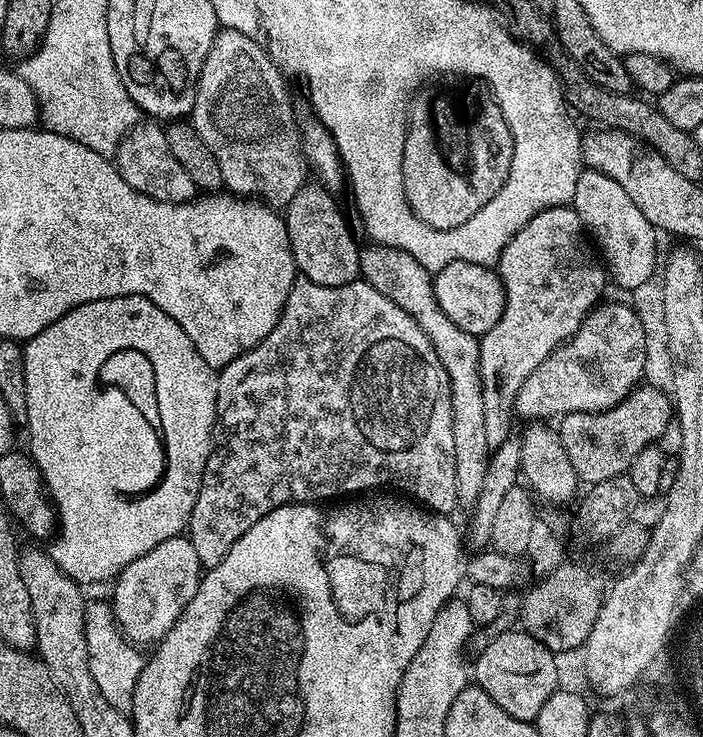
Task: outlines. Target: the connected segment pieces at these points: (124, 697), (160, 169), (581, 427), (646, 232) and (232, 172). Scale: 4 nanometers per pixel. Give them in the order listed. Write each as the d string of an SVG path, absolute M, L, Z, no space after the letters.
M87 601L83 614L84 633L86 634L87 656L90 672L102 696L115 709L127 711L133 700L134 686L144 668L144 656L131 641L125 639L107 601Z
M139 122L121 139L120 145L116 150L114 163L121 178L134 190L146 194L155 200L169 200L171 204L185 204L186 201L193 199L197 195L198 189L190 174L182 170L182 165L174 154L170 154L170 142L168 141L167 131L156 122Z
M637 387L618 406L608 408L604 412L568 412L559 417L558 435L562 446L565 447L566 455L570 458L570 463L576 471L579 483L584 486L591 486L598 482L603 482L615 476L623 476L627 473L628 467L632 464L632 459L638 455L642 449L655 445L656 440L663 434L674 420L674 409L672 401L667 395L664 396L656 388Z
M581 171L578 186L574 186L571 207L576 209L587 235L594 241L611 283L613 280L620 288L640 288L655 272L657 275L657 229L652 227L646 214L634 206L630 194L626 194L626 190L622 190L614 178L601 172Z
M220 28L217 31L214 42L202 62L200 73L197 74L194 81L194 91L191 93L194 98L194 106L190 113L190 123L192 129L198 134L198 138L202 138L202 142L206 142L206 146L210 146L210 154L214 154L214 158L218 158L218 170L222 170L224 185L229 193L245 198L259 198L271 207L280 210L287 206L290 198L294 198L294 194L298 194L300 187L309 179L310 169L307 160L304 159L304 151L300 145L300 124L298 120L292 117L292 108L288 105L288 94L284 90L285 75L278 69L277 61L271 55L266 54L261 45L260 49L255 44L256 42L253 37L242 34L233 28Z

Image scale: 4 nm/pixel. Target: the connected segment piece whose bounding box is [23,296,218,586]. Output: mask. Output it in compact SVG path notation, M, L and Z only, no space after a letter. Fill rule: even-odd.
M115 296L109 300L99 300L98 302L86 302L80 304L74 310L70 310L62 318L58 318L58 322L54 322L50 326L46 326L46 330L42 330L37 334L33 340L27 341L23 345L24 350L24 374L26 376L26 410L28 411L28 419L26 421L26 427L28 427L28 444L30 449L30 455L34 463L38 466L40 471L40 477L44 479L44 486L48 490L48 495L51 496L53 504L56 505L56 515L58 517L58 536L60 532L60 540L53 539L51 541L52 548L50 547L50 555L52 561L61 568L64 573L70 577L71 580L76 581L81 586L87 586L87 584L96 584L99 580L111 581L113 577L119 573L121 568L126 567L130 562L134 562L142 554L146 554L150 550L154 550L154 546L158 546L162 542L166 542L170 538L181 535L187 529L188 519L192 517L192 511L194 510L194 502L198 498L198 490L200 489L200 478L204 474L204 467L208 461L208 453L212 451L214 443L214 429L216 427L216 403L218 402L218 382L216 381L218 372L217 369L211 368L202 358L202 354L198 354L198 350L194 350L194 342L190 342L190 338L186 338L186 330L182 330L182 326L178 326L178 322L174 322L174 318L170 318L162 310L158 310L158 306L154 306L154 302L150 302L145 296ZM126 346L134 346L138 350L144 350L148 352L148 356L154 360L154 366L156 366L156 372L160 376L160 388L162 388L162 398L164 398L164 408L162 408L162 414L174 414L174 426L184 426L184 438L180 434L180 448L184 448L184 464L180 464L180 472L178 472L178 480L176 482L166 482L162 488L158 488L156 492L152 492L150 496L146 496L144 500L138 500L136 498L136 476L130 478L130 474L136 472L136 462L138 462L138 456L144 454L144 446L140 446L140 442L130 442L130 438L110 438L110 426L116 428L118 422L126 422L126 400L122 394L116 394L116 396L102 396L98 398L96 396L96 406L92 406L94 410L98 410L96 414L90 412L92 420L100 422L100 414L104 414L104 434L100 434L100 440L92 440L88 442L88 438L84 436L92 436L92 434L84 434L84 432L78 432L76 430L76 410L80 408L88 408L88 356L100 356L100 352L110 354L118 348L126 348ZM72 376L76 376L76 384L70 384Z

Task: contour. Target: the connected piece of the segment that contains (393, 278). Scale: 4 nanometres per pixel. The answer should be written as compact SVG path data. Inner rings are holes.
M368 246L368 249L359 253L360 276L374 288L378 294L384 294L394 306L398 306L414 320L416 325L426 334L426 338L434 346L436 357L441 366L446 370L450 382L450 406L452 407L452 429L454 430L454 454L456 465L456 498L461 505L471 506L475 504L478 494L482 494L482 478L486 478L486 466L488 465L489 449L486 446L486 434L484 422L486 412L482 410L482 378L480 377L480 341L470 335L466 330L454 326L446 314L442 314L442 308L438 306L438 300L432 290L433 273L424 268L410 254L406 254L397 248L385 248L383 246Z

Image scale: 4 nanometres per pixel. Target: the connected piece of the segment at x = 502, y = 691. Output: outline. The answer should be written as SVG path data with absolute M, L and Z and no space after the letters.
M521 630L498 634L491 637L487 643L489 644L481 650L476 664L474 660L475 683L482 690L486 690L486 694L490 694L490 698L494 698L494 702L498 702L498 706L502 706L502 710L506 710L506 714L510 714L510 718L535 721L538 710L542 710L542 706L546 706L546 698L550 698L550 694L557 692L558 685L561 683L558 678L556 657L551 647L545 641L536 641L530 634Z

